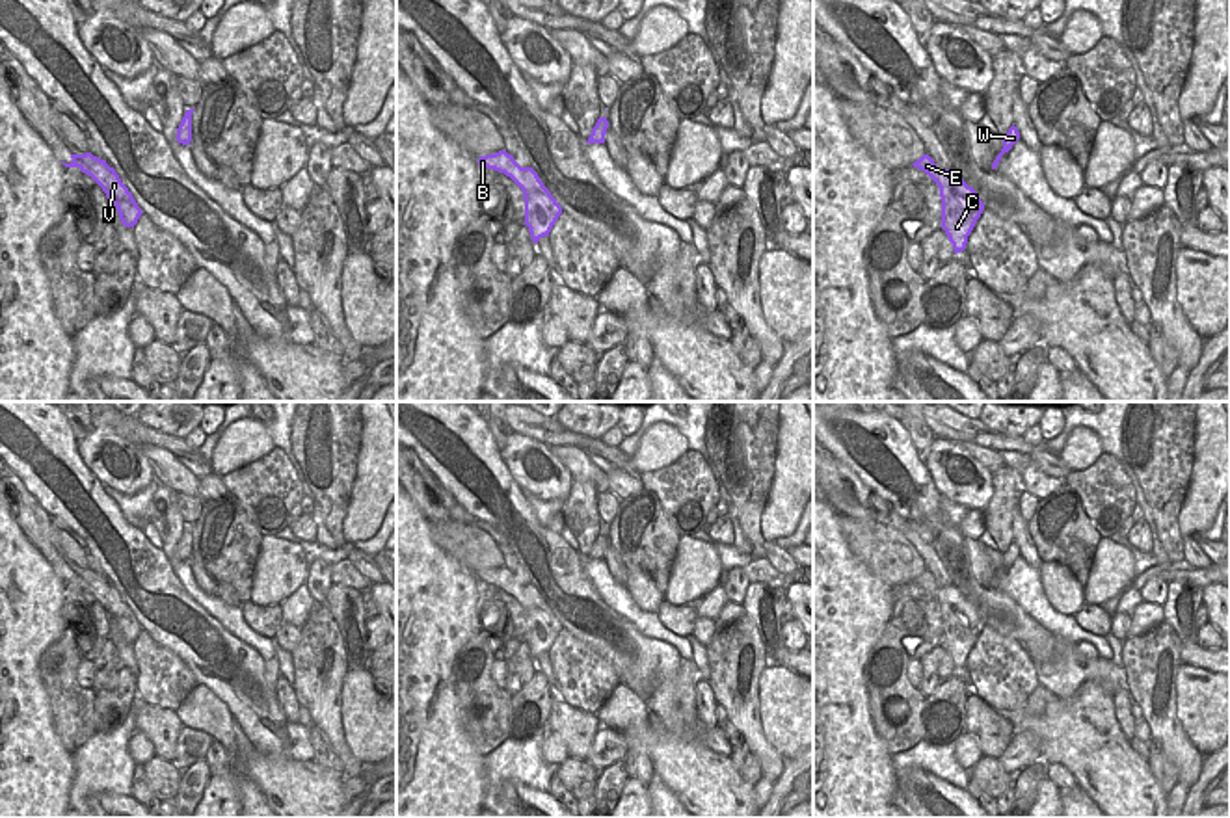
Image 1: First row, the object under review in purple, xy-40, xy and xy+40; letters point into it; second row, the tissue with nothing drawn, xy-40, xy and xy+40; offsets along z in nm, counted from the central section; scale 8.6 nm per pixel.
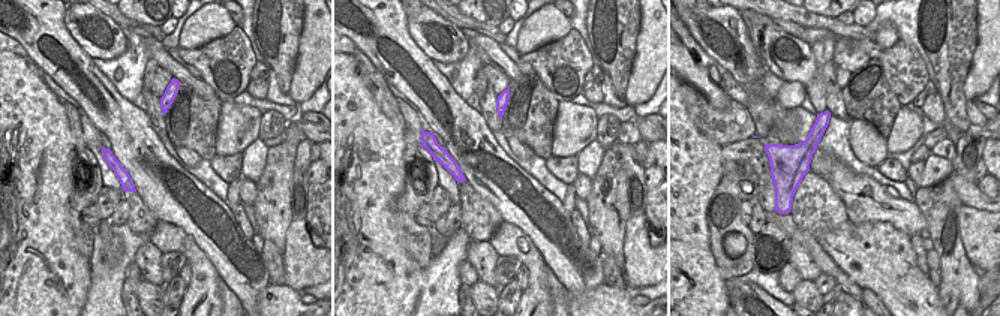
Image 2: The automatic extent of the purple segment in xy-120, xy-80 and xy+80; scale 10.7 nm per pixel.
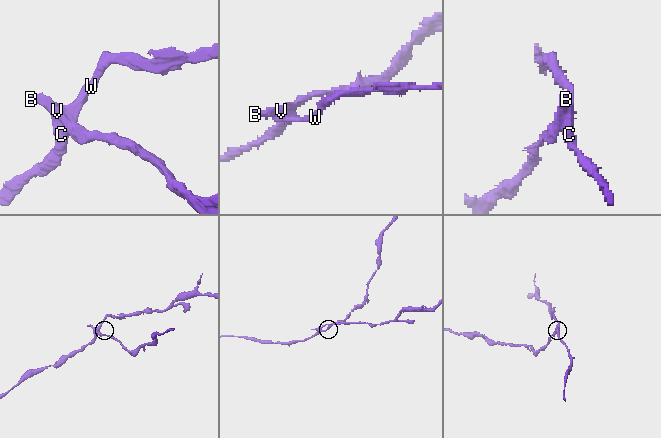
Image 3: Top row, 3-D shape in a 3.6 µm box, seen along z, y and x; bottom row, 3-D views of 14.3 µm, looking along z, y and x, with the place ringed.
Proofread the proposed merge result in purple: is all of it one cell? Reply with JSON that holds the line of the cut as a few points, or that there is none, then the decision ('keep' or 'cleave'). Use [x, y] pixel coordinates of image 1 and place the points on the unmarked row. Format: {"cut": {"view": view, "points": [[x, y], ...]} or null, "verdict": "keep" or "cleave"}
{"cut": {"view": "xy+40", "points": [[951, 586], [944, 592], [946, 614], [942, 618]]}, "verdict": "cleave"}

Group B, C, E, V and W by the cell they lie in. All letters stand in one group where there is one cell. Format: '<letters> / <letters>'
B E V / C W

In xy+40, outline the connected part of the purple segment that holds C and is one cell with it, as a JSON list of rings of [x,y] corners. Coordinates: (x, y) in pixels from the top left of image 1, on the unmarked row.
[[[955,586],[943,591],[943,599],[947,602],[947,615],[942,617],[942,645],[956,671],[966,666],[968,653],[983,630],[984,619]]]

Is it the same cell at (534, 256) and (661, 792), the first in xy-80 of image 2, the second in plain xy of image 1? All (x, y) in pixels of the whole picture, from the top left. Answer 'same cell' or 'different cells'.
different cells

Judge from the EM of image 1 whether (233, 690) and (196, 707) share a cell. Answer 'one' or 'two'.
two

